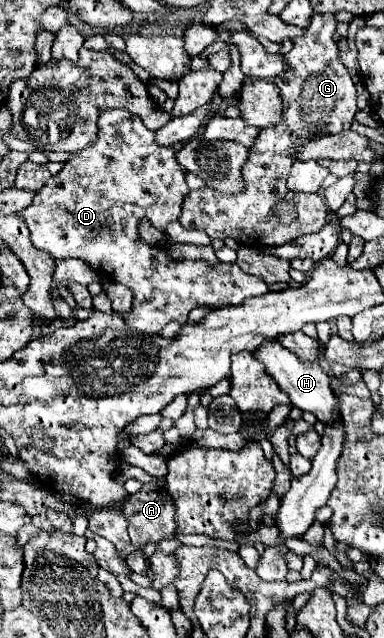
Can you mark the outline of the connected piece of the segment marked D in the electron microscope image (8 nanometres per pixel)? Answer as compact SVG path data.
M101 110L97 118L97 138L91 142L91 146L75 152L63 164L61 172L51 176L35 194L33 202L21 210L21 216L27 222L31 242L37 250L51 254L55 260L79 258L95 272L131 288L133 308L125 316L127 326L137 332L159 334L167 322L175 320L181 324L187 320L195 306L237 306L245 298L261 296L269 290L261 278L245 274L237 264L233 264L233 270L213 270L205 266L205 262L173 260L163 244L147 244L139 238L139 224L143 220L157 230L165 230L169 222L179 220L181 204L189 194L185 176L187 170L177 162L175 150L157 146L157 142L153 142L153 132L143 126L141 118L129 114L127 110Z

